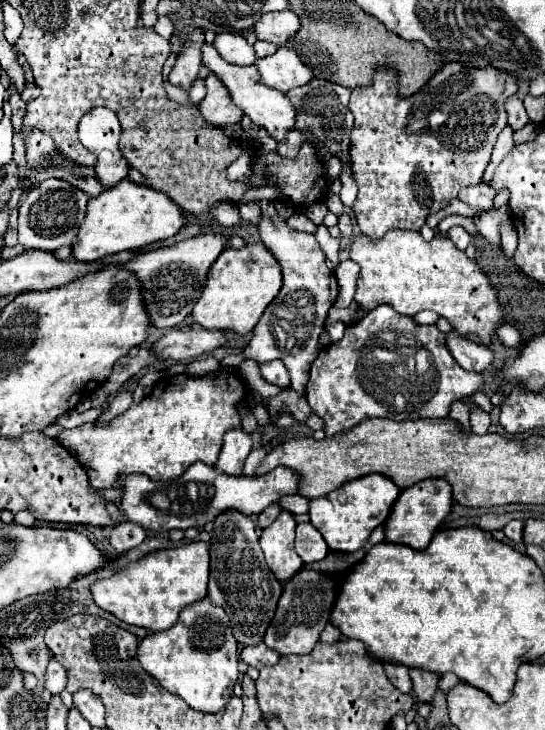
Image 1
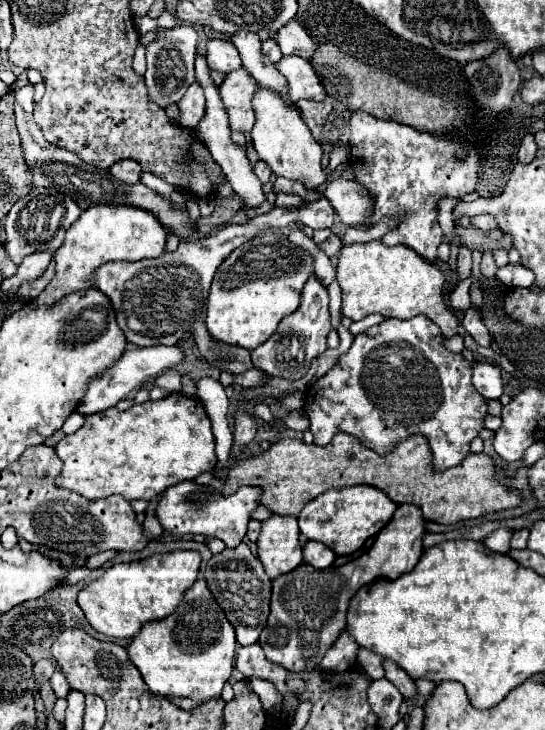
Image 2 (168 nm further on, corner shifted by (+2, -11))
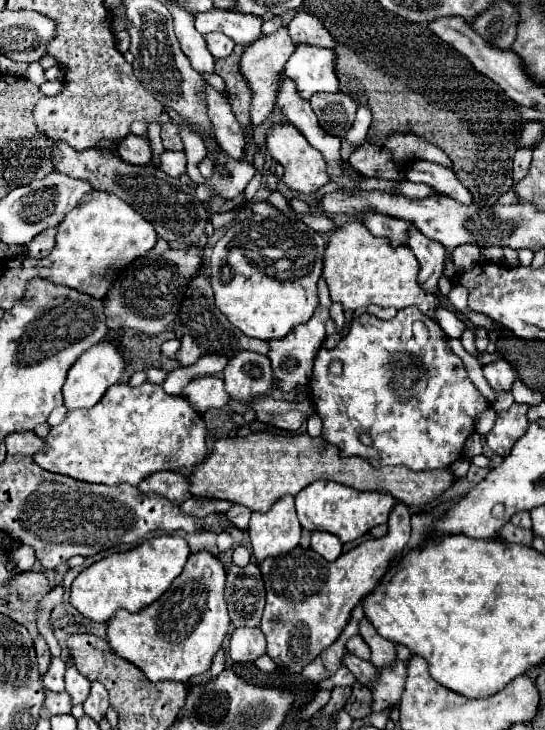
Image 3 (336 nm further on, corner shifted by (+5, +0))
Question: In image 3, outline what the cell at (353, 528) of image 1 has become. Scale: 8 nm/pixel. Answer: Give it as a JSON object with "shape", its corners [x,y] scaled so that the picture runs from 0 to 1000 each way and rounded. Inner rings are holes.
{"shape":[[[578,659],[541,678],[541,697],[556,725],[563,727],[600,727],[626,738],[626,744],[648,741],[670,733],[681,722],[703,719],[714,711],[714,703],[725,692],[725,684],[714,675],[666,675],[644,670],[640,664],[622,664],[611,659]]]}

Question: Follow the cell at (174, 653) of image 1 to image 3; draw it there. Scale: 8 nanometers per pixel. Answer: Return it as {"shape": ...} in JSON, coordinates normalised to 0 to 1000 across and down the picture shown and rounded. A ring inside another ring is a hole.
{"shape":[[[380,755],[350,758],[332,788],[284,826],[251,840],[211,840],[196,853],[196,878],[218,900],[251,911],[273,933],[343,936],[387,916],[391,900],[420,864],[409,799],[413,777],[398,763]]]}

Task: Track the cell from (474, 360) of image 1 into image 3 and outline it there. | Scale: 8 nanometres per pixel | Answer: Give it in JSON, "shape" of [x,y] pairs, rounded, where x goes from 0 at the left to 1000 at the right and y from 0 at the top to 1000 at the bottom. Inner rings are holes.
{"shape":[[[923,492],[897,497],[897,500],[886,500],[886,514],[908,536],[934,536],[938,525],[949,519],[945,505]]]}

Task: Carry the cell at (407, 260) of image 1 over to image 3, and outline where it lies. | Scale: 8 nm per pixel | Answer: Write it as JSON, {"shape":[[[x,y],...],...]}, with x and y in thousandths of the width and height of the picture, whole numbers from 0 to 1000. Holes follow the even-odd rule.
{"shape":[[[640,303],[611,316],[596,341],[593,379],[600,385],[607,410],[626,415],[633,426],[651,426],[670,418],[725,423],[761,418],[772,429],[798,426],[806,407],[772,396],[772,390],[765,388],[765,374],[765,352],[747,336],[721,338],[710,325],[684,325],[659,303]]]}

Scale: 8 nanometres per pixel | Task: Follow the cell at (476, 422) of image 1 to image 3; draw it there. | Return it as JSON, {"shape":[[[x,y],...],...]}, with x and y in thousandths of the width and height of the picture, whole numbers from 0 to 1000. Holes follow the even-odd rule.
{"shape":[[[897,558],[897,560],[890,560],[886,566],[879,566],[879,571],[875,571],[875,585],[872,585],[872,590],[875,593],[883,593],[883,596],[894,596],[897,590],[901,590],[901,585],[905,585],[905,579],[908,579],[908,563]]]}

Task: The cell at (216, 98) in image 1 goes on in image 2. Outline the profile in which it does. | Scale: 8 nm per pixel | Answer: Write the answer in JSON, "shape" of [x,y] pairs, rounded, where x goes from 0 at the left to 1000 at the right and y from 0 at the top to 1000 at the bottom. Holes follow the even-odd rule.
{"shape":[[[437,93],[415,104],[404,118],[407,140],[415,142],[422,159],[422,175],[440,181],[459,181],[466,175],[470,159],[462,145],[462,132],[473,123],[473,112],[459,104],[451,93]]]}

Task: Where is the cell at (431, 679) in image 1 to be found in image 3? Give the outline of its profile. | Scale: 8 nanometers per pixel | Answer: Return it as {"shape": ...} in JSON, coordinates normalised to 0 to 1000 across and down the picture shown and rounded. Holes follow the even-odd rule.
{"shape":[[[666,848],[662,851],[662,862],[659,862],[659,870],[670,875],[670,881],[677,884],[681,889],[681,908],[688,914],[699,914],[699,916],[710,916],[710,914],[721,914],[725,911],[725,903],[728,903],[728,889],[717,878],[703,875],[688,862],[681,862],[681,856]]]}

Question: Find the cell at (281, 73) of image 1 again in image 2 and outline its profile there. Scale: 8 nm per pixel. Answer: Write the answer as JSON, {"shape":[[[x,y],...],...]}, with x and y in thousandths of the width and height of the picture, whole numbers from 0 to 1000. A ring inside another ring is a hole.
{"shape":[[[521,77],[506,90],[525,104],[528,115],[532,115],[532,134],[539,140],[547,140],[554,134],[576,137],[576,140],[598,137],[598,123],[565,82],[550,79],[550,77]]]}

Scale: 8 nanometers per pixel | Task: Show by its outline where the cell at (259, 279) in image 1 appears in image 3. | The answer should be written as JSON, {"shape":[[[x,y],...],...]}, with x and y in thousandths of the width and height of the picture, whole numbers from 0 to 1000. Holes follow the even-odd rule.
{"shape":[[[461,292],[450,300],[428,305],[387,341],[383,382],[394,401],[394,421],[413,429],[413,434],[453,462],[472,462],[483,467],[523,462],[541,445],[563,440],[585,415],[582,385],[593,368],[593,347],[593,325],[560,305],[534,303],[523,295],[479,297]]]}

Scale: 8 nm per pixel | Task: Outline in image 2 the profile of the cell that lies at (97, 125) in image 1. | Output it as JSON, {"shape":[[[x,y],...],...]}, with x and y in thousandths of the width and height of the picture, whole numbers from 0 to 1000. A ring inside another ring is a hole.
{"shape":[[[220,219],[213,222],[206,230],[202,230],[206,241],[224,247],[224,249],[235,249],[235,252],[250,252],[257,249],[257,238],[261,238],[261,227],[250,222],[250,219]]]}

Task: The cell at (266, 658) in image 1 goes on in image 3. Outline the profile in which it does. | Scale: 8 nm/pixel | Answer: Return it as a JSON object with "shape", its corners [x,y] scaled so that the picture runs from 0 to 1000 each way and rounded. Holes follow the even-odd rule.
{"shape":[[[439,859],[428,864],[420,878],[420,897],[431,908],[464,908],[486,897],[486,870],[475,859]]]}

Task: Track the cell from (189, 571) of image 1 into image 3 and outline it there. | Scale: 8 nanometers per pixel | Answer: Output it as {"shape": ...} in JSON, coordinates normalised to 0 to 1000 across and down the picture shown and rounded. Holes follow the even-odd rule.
{"shape":[[[328,733],[277,736],[248,752],[229,758],[204,758],[141,788],[141,793],[130,799],[130,826],[145,840],[174,853],[196,853],[204,845],[211,845],[215,834],[248,840],[303,812],[317,793],[336,782],[347,760],[350,752]]]}

